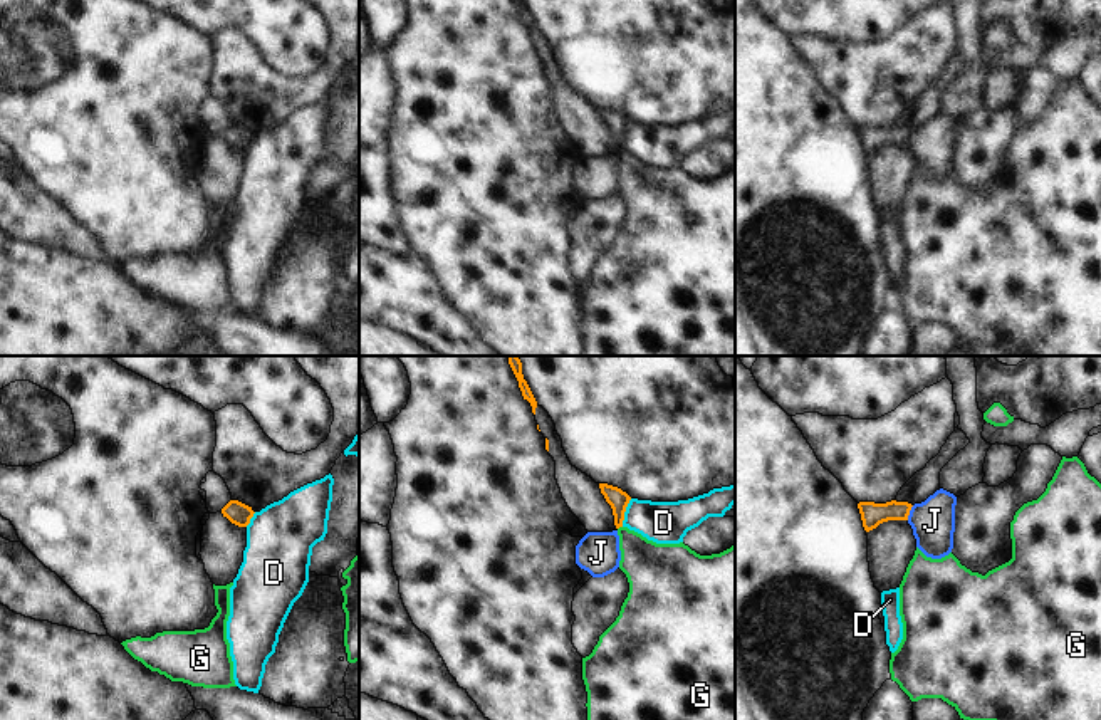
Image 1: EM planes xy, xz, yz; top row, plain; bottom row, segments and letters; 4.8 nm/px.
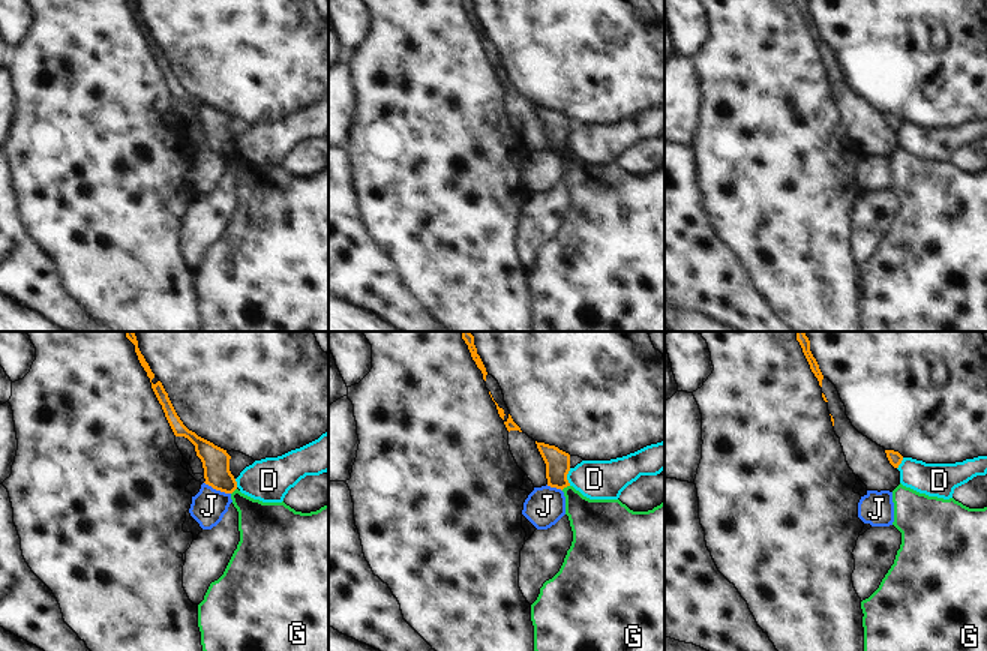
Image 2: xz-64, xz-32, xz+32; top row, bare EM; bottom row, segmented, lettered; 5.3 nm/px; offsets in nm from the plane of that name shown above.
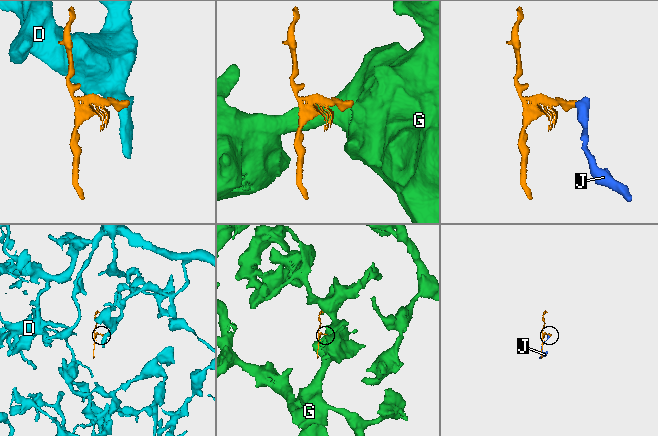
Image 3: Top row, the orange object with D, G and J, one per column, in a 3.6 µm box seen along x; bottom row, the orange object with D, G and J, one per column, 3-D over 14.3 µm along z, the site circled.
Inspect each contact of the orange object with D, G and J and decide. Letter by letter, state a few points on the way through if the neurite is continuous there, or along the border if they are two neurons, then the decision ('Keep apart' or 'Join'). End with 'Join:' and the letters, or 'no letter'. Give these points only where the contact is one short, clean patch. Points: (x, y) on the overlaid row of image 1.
D: Boundary: xz (631, 499), (621, 526). Keep apart
G: Boundary: xz (621, 526), (618, 529). Keep apart
J: Boundary: yz (913, 506), (907, 519). Keep apart
Join: no letter

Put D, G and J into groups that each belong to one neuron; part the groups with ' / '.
D / G / J

